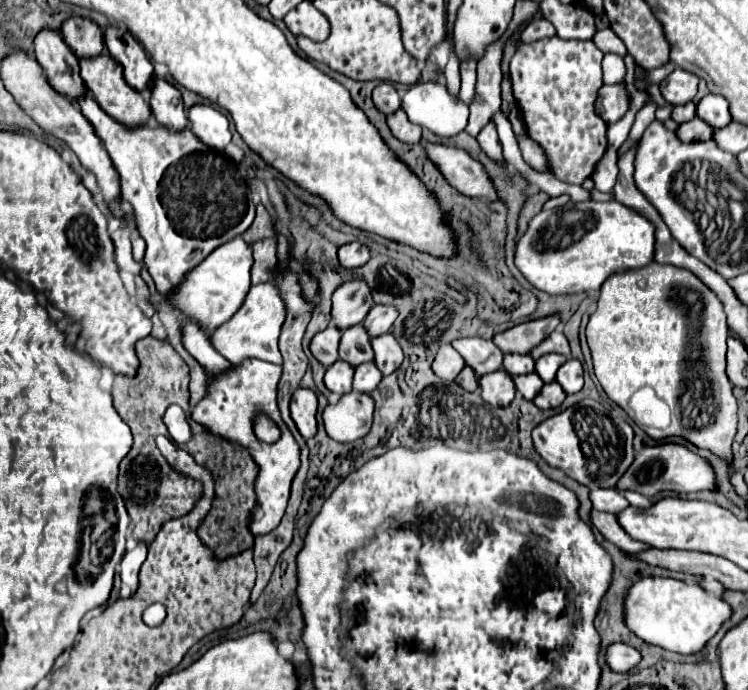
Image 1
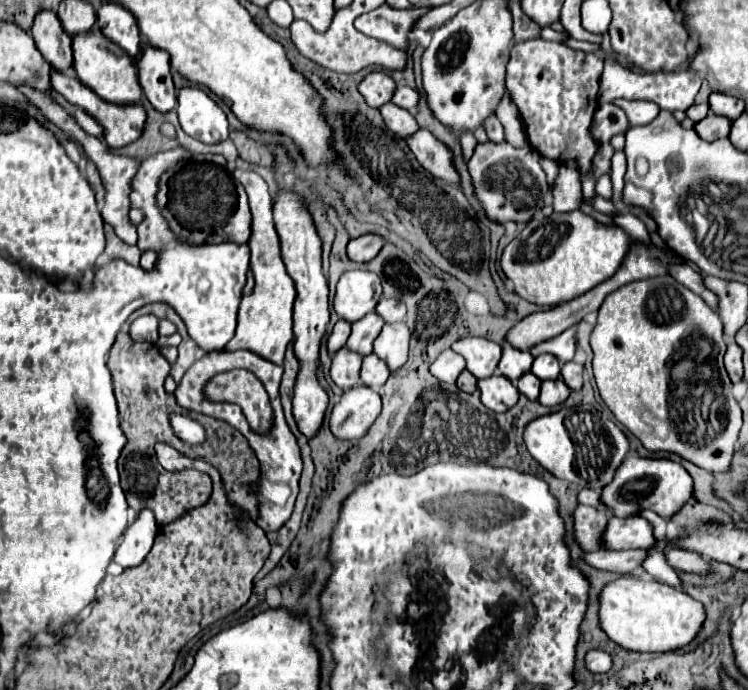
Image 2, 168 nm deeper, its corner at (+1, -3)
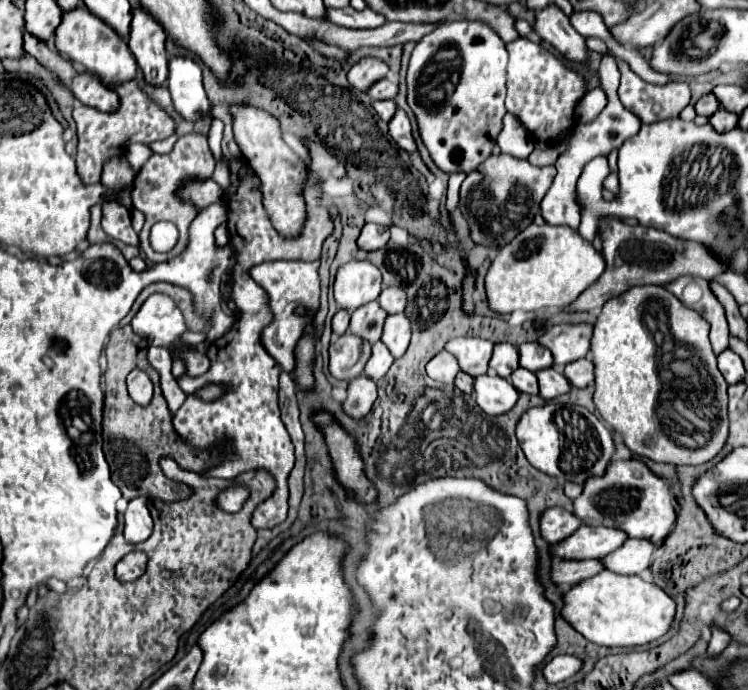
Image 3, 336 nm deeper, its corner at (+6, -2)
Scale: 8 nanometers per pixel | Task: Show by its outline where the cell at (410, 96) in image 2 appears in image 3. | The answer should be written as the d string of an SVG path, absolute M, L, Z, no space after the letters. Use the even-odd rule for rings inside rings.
M388 79L378 81L378 85L372 85L370 91L366 91L372 99L394 99L398 95L398 83L392 83Z

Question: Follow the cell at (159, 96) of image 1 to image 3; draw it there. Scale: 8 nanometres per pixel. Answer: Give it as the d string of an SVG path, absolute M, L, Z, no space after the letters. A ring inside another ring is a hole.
M140 7L132 11L128 47L144 73L146 83L160 87L168 77L164 29Z

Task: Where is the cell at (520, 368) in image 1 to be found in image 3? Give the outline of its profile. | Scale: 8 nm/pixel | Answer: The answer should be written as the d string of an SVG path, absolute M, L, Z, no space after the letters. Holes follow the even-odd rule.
M498 343L494 347L494 355L490 361L490 367L504 379L508 379L518 367L520 367L520 355L518 349L512 343Z

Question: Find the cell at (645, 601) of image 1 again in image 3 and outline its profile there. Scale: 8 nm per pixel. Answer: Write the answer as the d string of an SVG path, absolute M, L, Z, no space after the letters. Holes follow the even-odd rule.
M602 571L578 583L564 593L564 603L564 619L588 641L604 647L638 647L652 643L670 631L676 615L676 601L656 583L612 571Z

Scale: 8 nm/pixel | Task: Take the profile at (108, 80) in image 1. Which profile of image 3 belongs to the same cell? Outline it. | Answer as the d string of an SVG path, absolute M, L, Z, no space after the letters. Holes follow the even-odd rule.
M78 7L70 13L64 13L62 23L56 29L56 49L64 53L72 63L82 65L86 71L98 75L104 87L114 89L118 83L132 81L136 77L138 65L126 45L126 39L118 37L104 21L94 17L86 7Z

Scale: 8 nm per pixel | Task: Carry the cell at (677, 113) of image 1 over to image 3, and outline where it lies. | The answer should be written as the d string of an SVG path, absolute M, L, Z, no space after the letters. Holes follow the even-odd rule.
M712 93L704 95L704 97L698 99L698 103L694 105L696 113L698 113L698 115L704 115L704 117L710 117L712 113L716 113L718 107L720 107L720 103L718 103L718 99L716 99Z

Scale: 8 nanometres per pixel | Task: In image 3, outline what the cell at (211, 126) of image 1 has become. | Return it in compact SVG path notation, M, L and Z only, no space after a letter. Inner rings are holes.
M172 59L168 71L168 89L174 109L192 123L212 117L212 103L202 87L200 65L192 59Z

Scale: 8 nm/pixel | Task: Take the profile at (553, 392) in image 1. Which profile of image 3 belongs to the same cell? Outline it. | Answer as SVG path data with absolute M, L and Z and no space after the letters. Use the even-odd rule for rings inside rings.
M542 369L542 371L538 371L536 377L538 377L538 385L540 385L540 397L544 401L550 401L550 399L560 397L570 391L570 383L556 369Z

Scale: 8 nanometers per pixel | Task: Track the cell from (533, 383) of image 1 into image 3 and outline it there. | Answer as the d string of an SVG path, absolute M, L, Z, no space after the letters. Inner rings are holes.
M516 369L510 375L510 383L520 391L520 393L528 393L528 395L538 395L538 379L534 373L530 373L528 369Z

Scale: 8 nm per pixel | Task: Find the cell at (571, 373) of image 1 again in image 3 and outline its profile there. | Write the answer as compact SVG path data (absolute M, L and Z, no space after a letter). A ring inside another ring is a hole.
M584 357L574 363L568 363L564 367L564 375L574 387L586 387L594 379L594 365L588 357Z

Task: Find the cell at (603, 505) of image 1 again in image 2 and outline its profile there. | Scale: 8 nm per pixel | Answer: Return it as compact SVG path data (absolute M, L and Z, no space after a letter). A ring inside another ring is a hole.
M581 488L581 490L579 490L579 494L577 494L577 500L579 500L579 504L585 504L585 506L603 508L599 494L597 494L597 492L593 492L593 490L589 490L589 488Z

